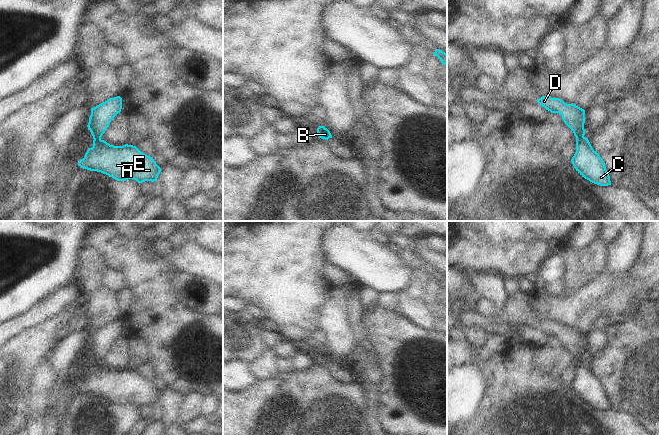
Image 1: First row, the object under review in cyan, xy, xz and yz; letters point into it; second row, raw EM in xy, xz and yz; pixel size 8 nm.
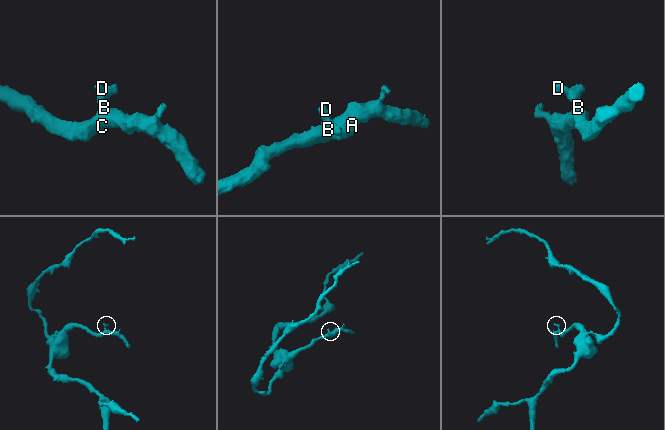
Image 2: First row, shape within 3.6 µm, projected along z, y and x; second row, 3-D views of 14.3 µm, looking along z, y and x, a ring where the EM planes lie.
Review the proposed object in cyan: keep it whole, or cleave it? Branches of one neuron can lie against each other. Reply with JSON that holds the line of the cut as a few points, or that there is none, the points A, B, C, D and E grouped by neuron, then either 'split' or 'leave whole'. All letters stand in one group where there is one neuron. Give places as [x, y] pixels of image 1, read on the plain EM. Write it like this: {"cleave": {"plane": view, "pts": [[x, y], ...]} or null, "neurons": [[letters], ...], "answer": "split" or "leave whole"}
{"cleave": {"plane": "yz", "pts": [[583, 360], [576, 363]]}, "neurons": [["A", "B", "C", "E"], ["D"]], "answer": "split"}

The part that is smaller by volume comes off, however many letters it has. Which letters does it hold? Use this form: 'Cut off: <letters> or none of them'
Cut off: D

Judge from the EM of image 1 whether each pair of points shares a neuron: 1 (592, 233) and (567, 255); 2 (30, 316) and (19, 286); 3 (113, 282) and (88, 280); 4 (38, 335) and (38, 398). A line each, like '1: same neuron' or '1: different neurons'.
1: different neurons
2: different neurons
3: different neurons
4: different neurons

